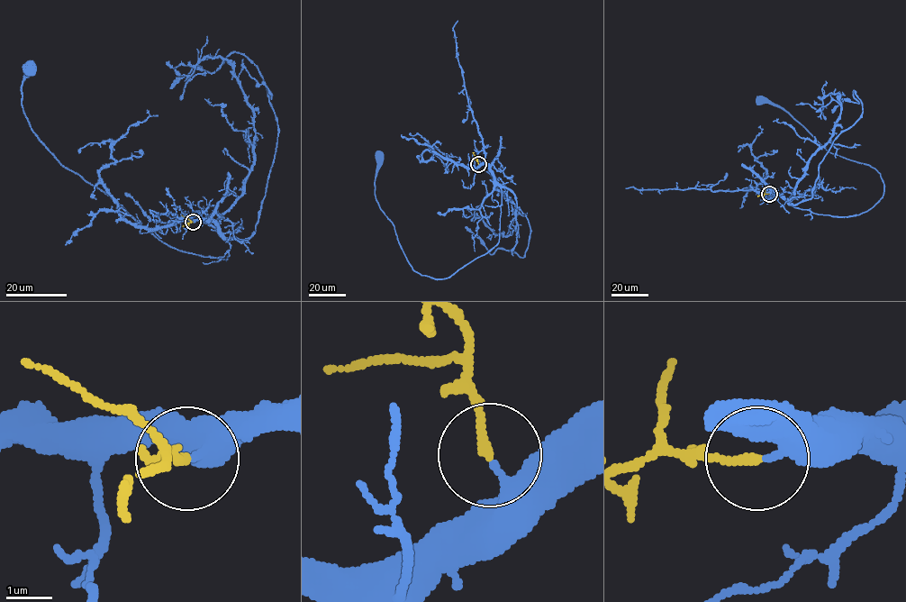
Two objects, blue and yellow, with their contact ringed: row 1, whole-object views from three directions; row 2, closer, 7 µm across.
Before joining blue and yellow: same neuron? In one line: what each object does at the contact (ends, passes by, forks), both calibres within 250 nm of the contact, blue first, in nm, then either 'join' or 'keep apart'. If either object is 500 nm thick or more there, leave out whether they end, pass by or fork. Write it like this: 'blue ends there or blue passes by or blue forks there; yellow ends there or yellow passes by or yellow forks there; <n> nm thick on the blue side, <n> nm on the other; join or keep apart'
blue ends there; yellow ends there; 280 nm thick on the blue side, 190 nm on the other; join

